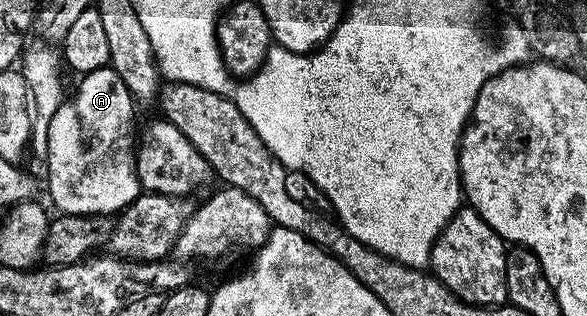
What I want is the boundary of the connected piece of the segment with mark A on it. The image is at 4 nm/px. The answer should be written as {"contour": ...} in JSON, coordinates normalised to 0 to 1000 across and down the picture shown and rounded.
{"contour":[[[189,206],[141,241],[129,304],[104,326],[83,389],[78,617],[111,680],[191,680],[242,611],[232,557],[232,339],[208,244]]]}

